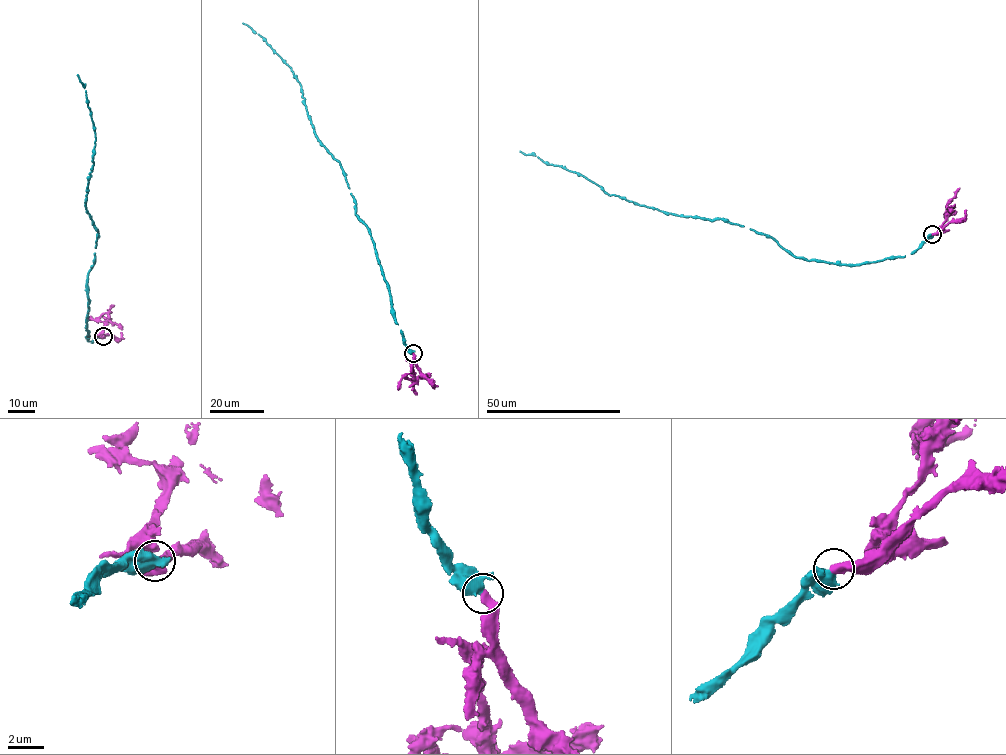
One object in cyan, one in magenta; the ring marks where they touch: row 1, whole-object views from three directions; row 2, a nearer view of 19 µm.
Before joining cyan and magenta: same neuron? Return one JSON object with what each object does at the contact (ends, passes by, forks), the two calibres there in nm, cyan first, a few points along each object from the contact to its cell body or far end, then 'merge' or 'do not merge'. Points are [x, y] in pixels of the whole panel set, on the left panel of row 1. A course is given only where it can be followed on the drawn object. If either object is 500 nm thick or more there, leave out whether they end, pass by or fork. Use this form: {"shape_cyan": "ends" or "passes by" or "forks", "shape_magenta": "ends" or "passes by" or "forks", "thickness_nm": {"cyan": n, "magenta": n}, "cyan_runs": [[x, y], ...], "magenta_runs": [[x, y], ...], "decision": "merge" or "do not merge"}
{"shape_cyan": "passes by", "shape_magenta": "ends", "thickness_nm": {"cyan": 480, "magenta": 480}, "cyan_runs": [[103, 336], [88, 340], [87, 284], [97, 232], [86, 206], [86, 191], [95, 144], [88, 101], [77, 74]], "magenta_runs": [[103, 336], [108, 312], [114, 305]], "decision": "merge"}

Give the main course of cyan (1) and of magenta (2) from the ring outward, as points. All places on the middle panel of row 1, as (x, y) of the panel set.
1: (412, 354), (396, 321), (370, 232), (356, 214), (340, 162), (314, 132), (297, 79), (265, 38), (242, 23)
2: (413, 354), (412, 379), (417, 395)

